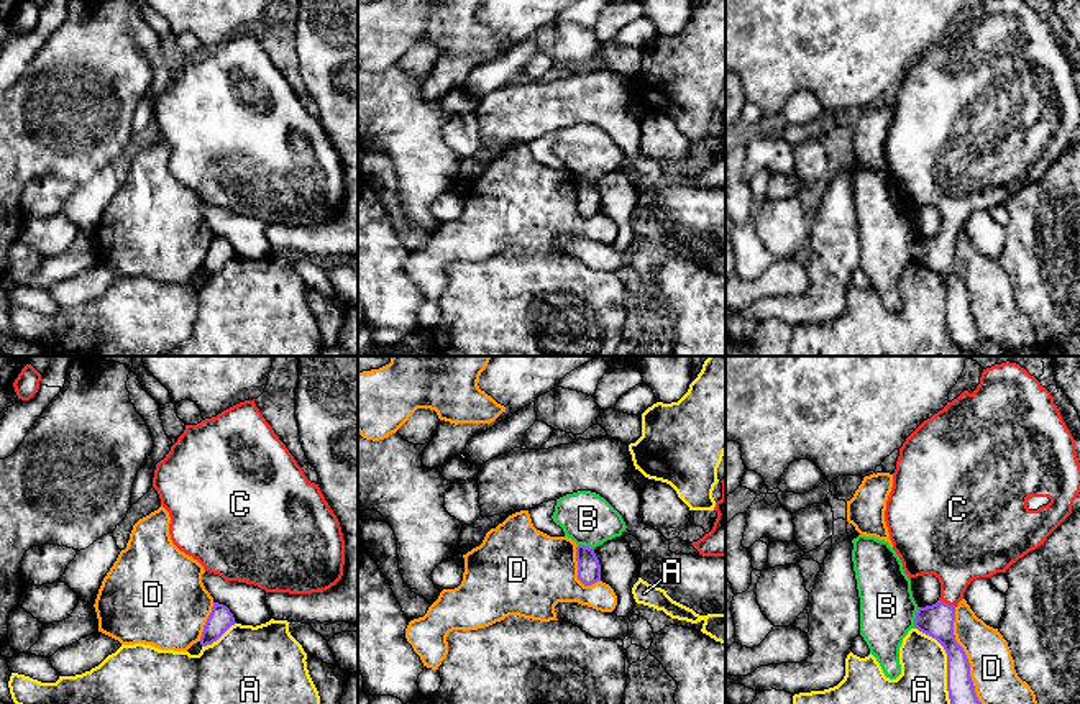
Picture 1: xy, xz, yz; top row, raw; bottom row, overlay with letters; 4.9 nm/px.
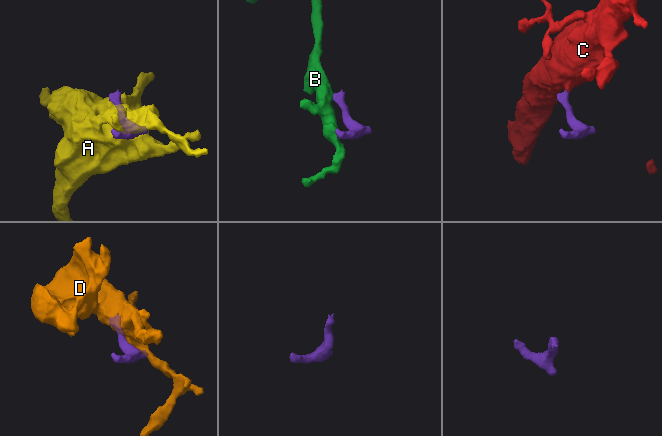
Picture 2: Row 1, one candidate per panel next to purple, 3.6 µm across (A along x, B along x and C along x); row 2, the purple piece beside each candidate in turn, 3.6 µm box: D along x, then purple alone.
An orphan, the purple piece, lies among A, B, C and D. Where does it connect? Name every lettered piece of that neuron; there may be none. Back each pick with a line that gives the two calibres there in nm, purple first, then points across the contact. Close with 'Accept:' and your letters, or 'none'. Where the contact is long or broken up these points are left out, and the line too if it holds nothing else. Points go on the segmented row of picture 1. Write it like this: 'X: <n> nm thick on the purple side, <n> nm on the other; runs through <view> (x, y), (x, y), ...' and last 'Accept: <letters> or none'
C: 160 nm thick on the purple side, 300 nm on the other; runs through yz (936, 621), (947, 604), (954, 581), (956, 555)
Accept: C

